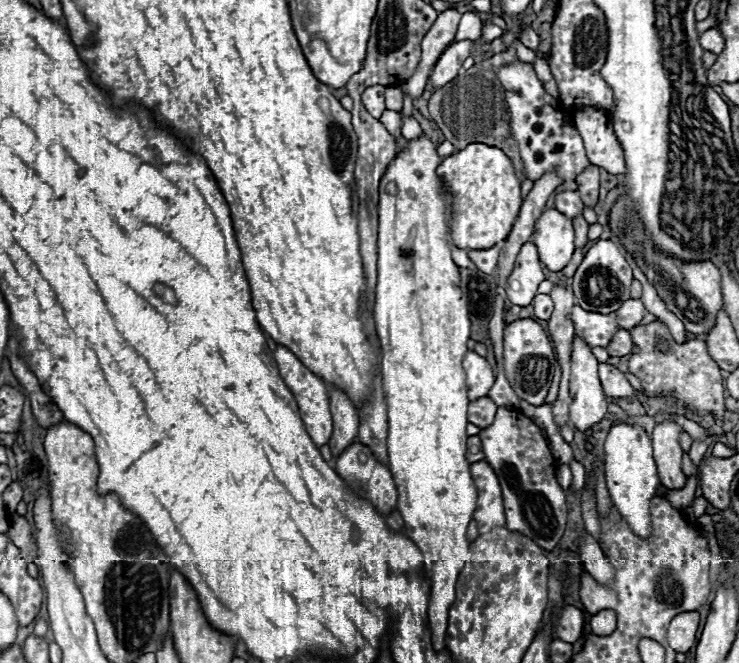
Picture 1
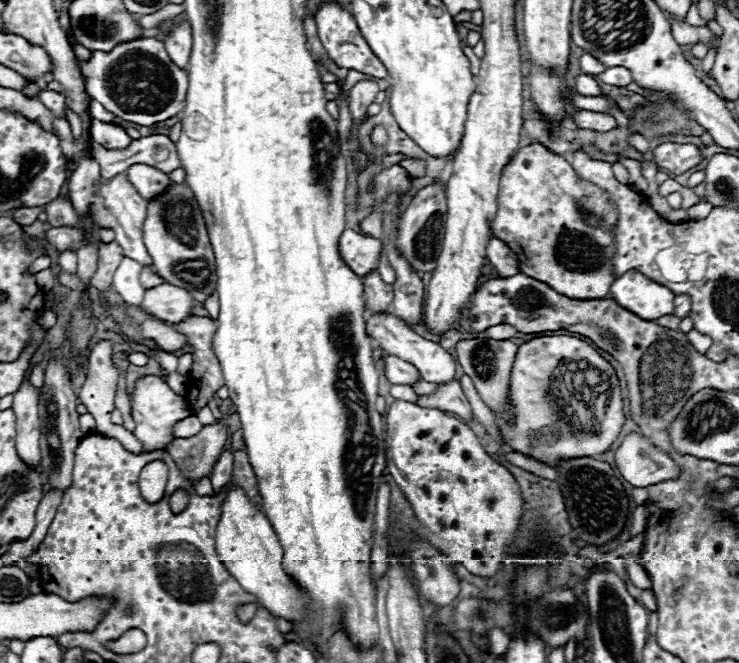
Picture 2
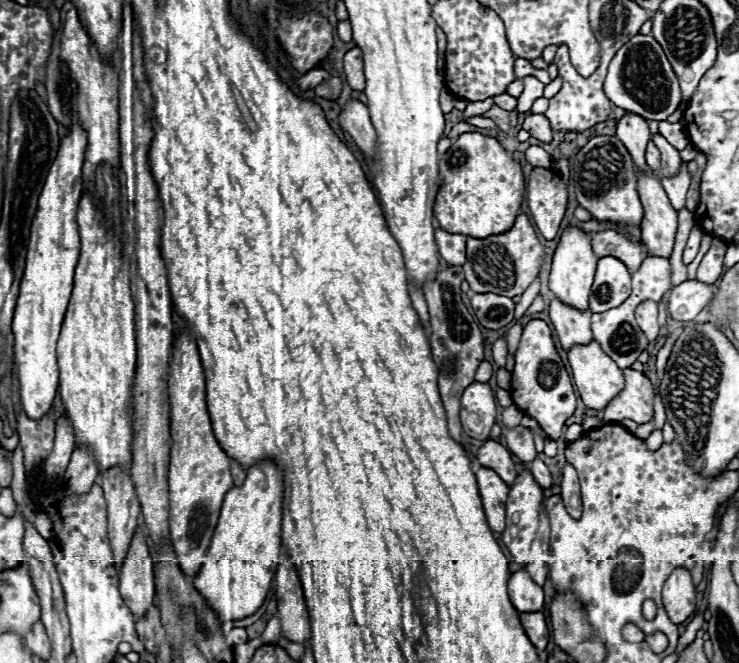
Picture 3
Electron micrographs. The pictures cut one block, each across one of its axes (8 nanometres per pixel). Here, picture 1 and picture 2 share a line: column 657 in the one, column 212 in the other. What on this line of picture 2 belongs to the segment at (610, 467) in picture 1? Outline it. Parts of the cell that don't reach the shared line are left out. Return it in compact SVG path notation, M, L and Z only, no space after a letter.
M222 452L212 468L210 474L210 484L214 490L214 496L220 496L226 492L224 502L222 502L222 512L220 520L216 524L216 552L226 564L228 572L240 582L240 586L254 594L262 606L268 608L270 614L280 616L284 620L294 620L302 622L302 610L304 610L304 600L296 584L288 578L288 574L282 570L282 544L264 516L262 510L258 510L246 492L242 488L236 488L232 482L232 472L234 472L234 456L230 452Z

